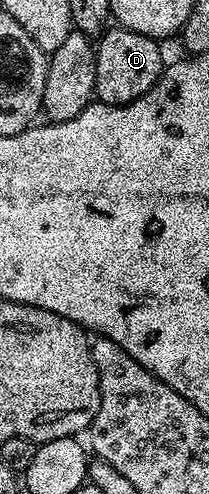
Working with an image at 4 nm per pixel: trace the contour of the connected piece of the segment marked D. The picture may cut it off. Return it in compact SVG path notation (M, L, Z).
M120 25L110 26L95 43L96 98L102 103L118 107L146 95L157 84L163 70L161 47L162 44L158 40L143 33L129 31Z

